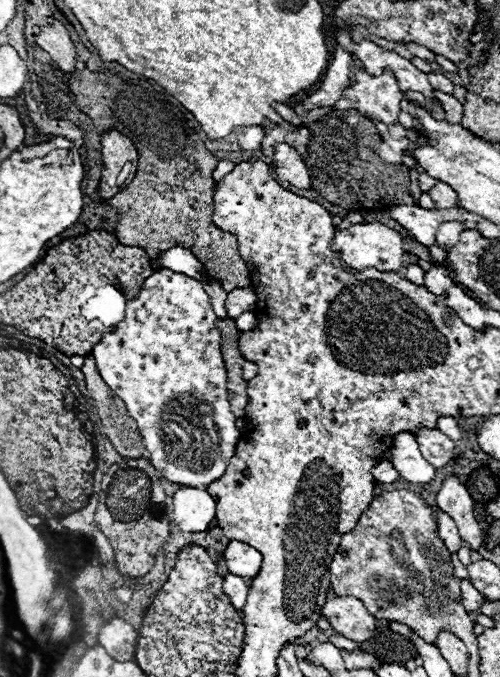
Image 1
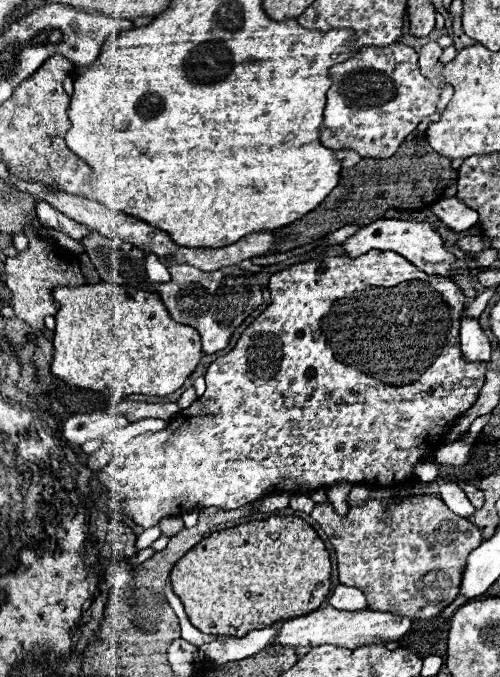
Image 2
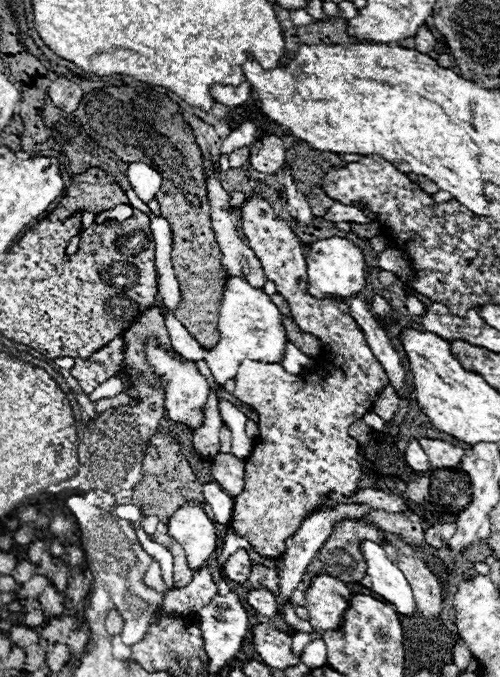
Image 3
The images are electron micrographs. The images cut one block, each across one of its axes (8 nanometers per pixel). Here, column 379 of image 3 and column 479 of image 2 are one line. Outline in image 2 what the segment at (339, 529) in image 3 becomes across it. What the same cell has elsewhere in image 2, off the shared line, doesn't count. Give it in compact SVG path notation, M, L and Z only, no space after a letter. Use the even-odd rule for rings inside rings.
M372 490L370 500L364 506L350 508L346 518L338 516L332 510L332 504L316 504L310 516L320 524L320 528L334 544L340 584L360 588L366 594L368 608L376 608L380 612L396 612L408 618L434 618L458 596L466 558L472 548L480 544L482 534L472 522L450 512L446 504L436 496L410 496L396 502L390 498L390 490Z

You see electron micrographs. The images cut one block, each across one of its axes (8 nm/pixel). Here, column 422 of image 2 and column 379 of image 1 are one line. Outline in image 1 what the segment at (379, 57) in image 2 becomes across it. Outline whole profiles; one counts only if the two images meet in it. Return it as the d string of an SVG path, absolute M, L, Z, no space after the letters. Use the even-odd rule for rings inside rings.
M358 68L354 83L334 104L334 110L354 108L360 114L380 118L384 124L394 124L400 114L400 100L402 92L392 74L370 76L366 70Z

